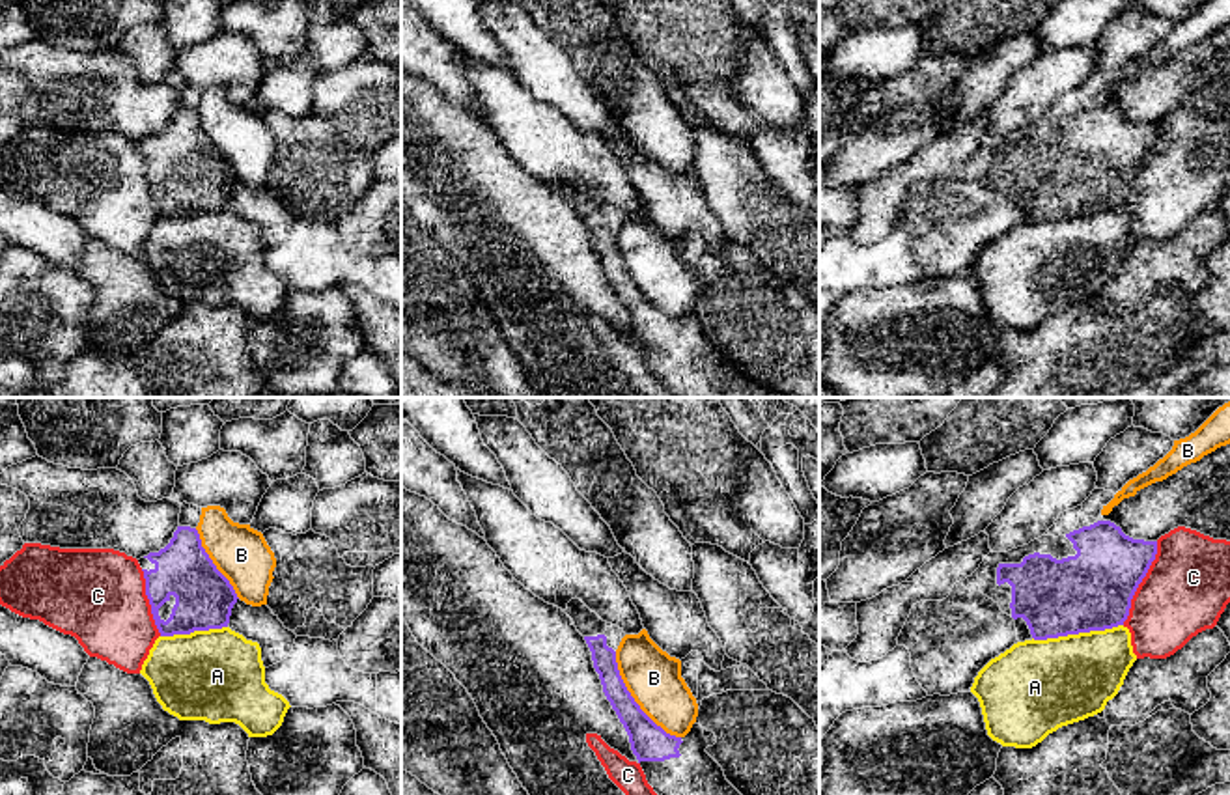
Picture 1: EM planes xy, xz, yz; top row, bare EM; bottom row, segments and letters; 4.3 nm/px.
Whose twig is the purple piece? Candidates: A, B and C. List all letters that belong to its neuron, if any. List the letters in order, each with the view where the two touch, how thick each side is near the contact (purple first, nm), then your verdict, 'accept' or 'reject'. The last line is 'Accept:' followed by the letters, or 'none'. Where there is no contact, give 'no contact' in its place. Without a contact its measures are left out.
A: yz | 340/380 nm | reject
B: xz | 160/240 nm | reject
C: yz | 340/360 nm | reject
Accept: none

